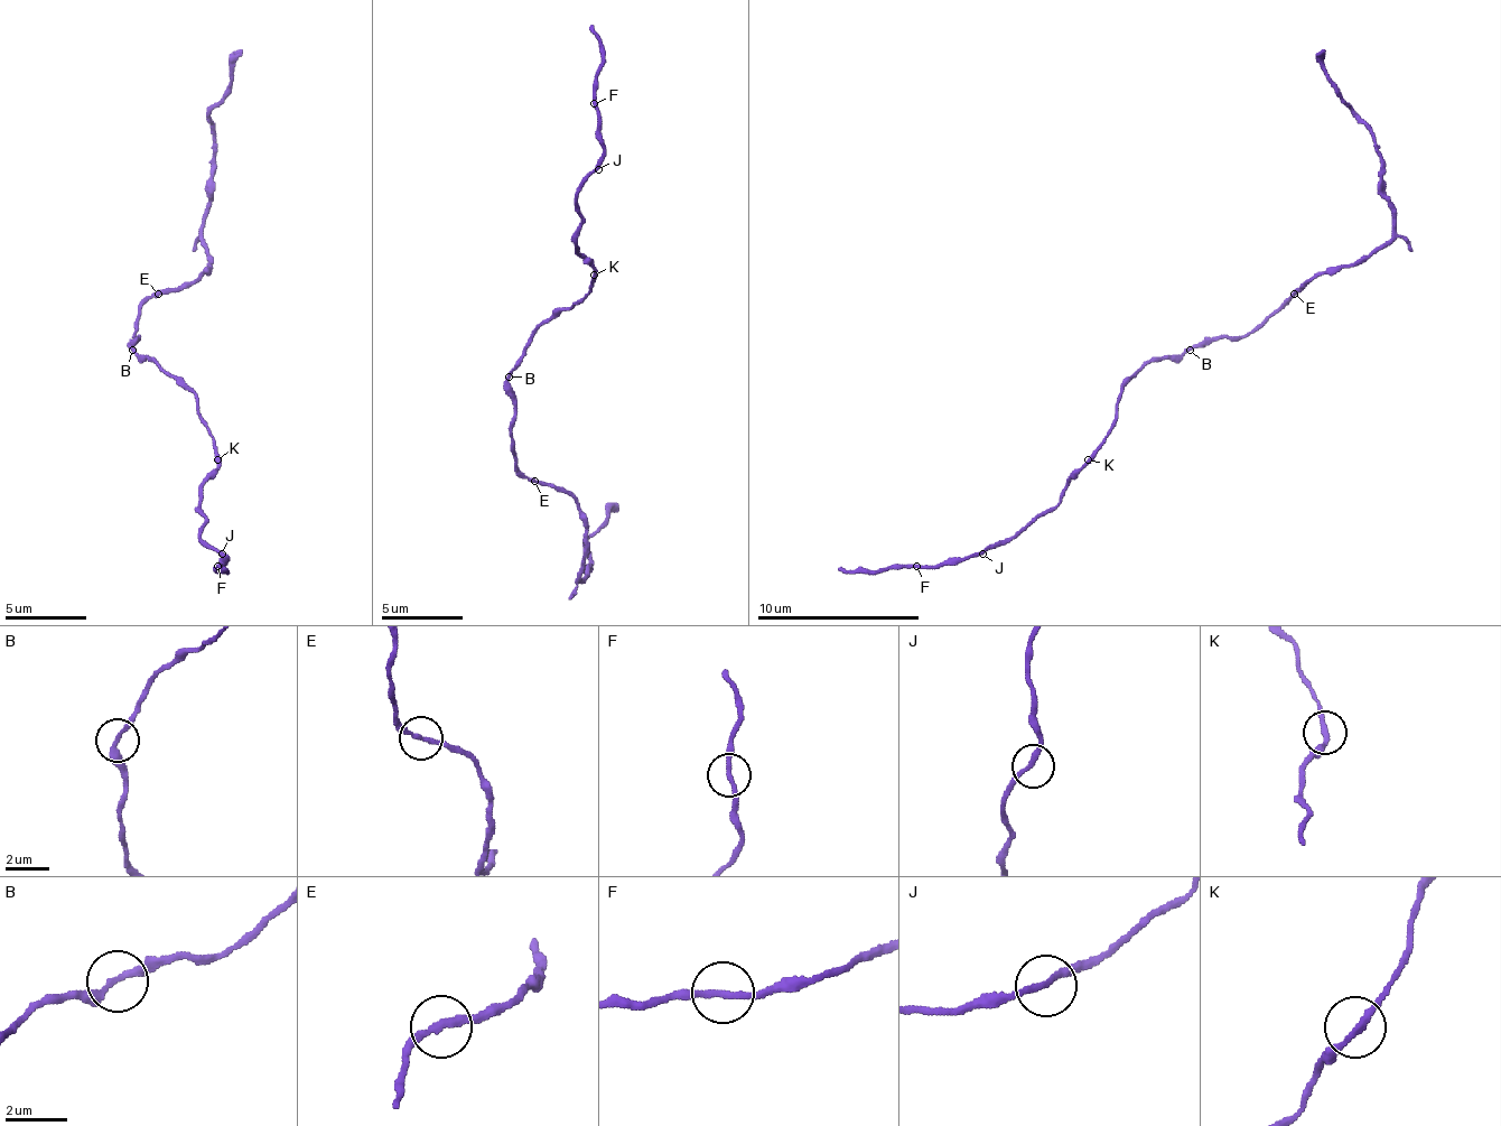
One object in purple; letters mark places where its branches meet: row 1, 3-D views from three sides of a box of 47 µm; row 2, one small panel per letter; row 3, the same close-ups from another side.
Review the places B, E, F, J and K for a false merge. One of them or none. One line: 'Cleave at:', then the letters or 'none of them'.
Cleave at: none of them

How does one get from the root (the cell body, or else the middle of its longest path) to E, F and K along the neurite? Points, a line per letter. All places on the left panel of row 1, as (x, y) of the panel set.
E: (137, 350), (132, 345), (137, 342), (137, 313), (157, 292)
F: (137, 350), (194, 394), (197, 419), (214, 439), (217, 467), (202, 484), (202, 537), (226, 561), (217, 566)
K: (137, 350), (165, 374), (174, 374), (194, 394), (197, 419), (214, 439), (214, 456), (217, 459)

